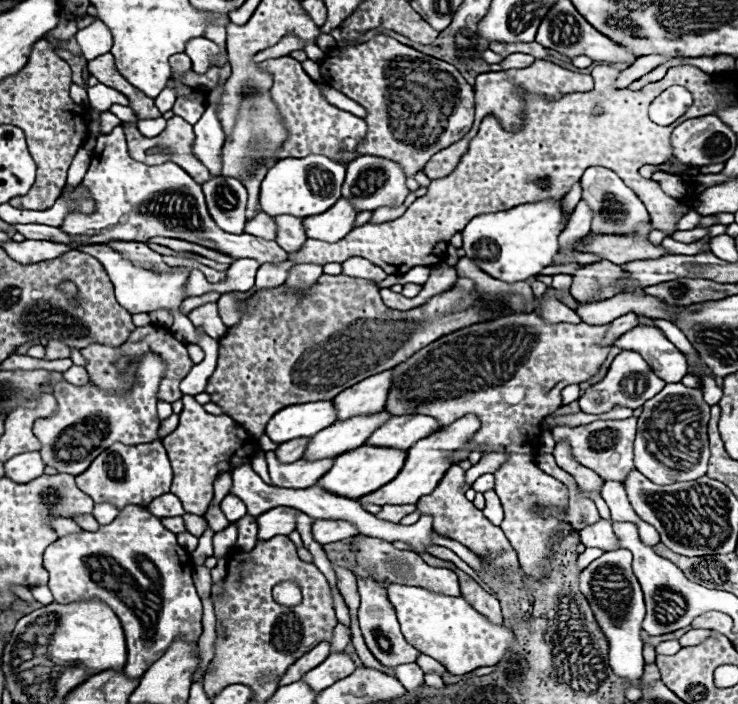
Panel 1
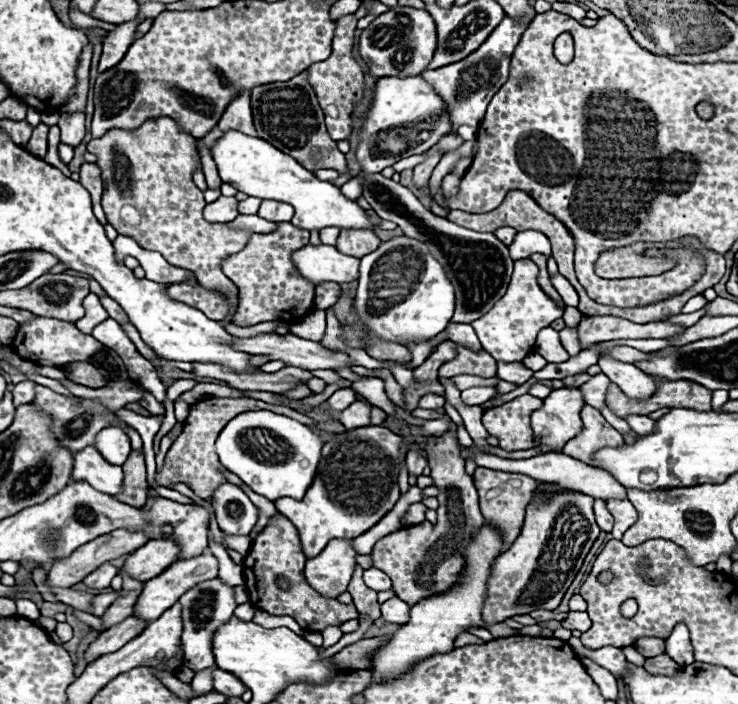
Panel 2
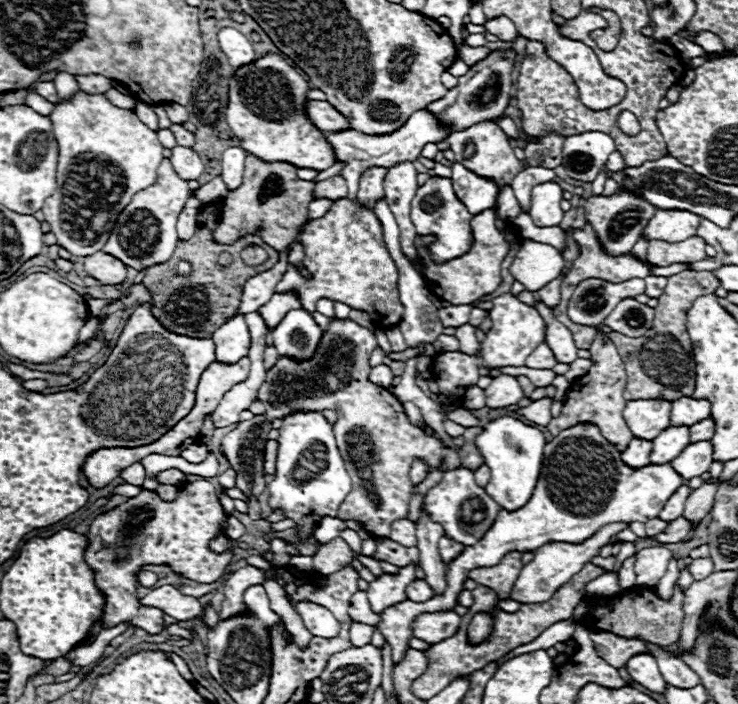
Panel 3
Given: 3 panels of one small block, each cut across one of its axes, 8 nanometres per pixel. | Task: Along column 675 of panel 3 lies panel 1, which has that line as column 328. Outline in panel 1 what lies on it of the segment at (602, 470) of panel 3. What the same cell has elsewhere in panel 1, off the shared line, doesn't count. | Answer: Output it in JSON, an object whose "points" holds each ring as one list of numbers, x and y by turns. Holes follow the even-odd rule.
{"points":[[360,446,360,448,348,450,346,454,340,454,334,460,334,466,318,480,316,486,324,488,330,494,344,496,344,498,350,498,350,500,358,500,358,498,362,498,362,496,366,496,366,494,382,488,390,480,394,480,396,474,402,470,404,460,406,460,406,452,404,450]]}

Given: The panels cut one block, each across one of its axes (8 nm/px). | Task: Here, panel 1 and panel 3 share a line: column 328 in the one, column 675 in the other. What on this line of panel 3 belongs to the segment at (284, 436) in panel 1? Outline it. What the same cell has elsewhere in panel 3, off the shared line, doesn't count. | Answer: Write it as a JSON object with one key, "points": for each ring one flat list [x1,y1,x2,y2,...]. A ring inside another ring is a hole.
{"points":[[678,398,672,402,672,410,670,410,670,426,692,426,694,422,700,422,702,418,710,416,710,402,706,398]]}

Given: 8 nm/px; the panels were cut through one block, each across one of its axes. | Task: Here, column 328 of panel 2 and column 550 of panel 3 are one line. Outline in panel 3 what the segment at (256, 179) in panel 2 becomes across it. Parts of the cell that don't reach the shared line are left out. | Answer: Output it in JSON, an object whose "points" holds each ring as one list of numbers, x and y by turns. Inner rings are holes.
{"points":[[544,182,534,186,532,200,530,200,530,216,536,226,548,228,558,226,562,220,562,188,554,182]]}

